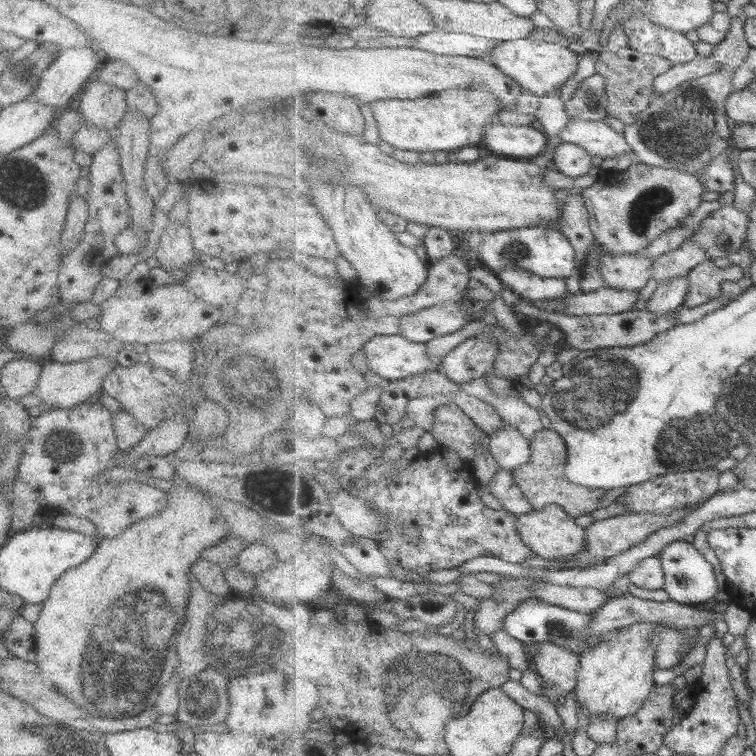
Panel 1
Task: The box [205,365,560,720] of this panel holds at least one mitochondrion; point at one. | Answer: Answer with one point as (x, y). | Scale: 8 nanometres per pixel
(455, 681)

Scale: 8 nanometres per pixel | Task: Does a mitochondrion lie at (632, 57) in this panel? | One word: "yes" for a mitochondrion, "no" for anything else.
no

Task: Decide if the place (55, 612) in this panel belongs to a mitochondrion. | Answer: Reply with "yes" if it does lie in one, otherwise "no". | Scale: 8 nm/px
no

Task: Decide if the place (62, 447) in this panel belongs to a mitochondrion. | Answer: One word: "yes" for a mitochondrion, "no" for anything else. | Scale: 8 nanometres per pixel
yes

